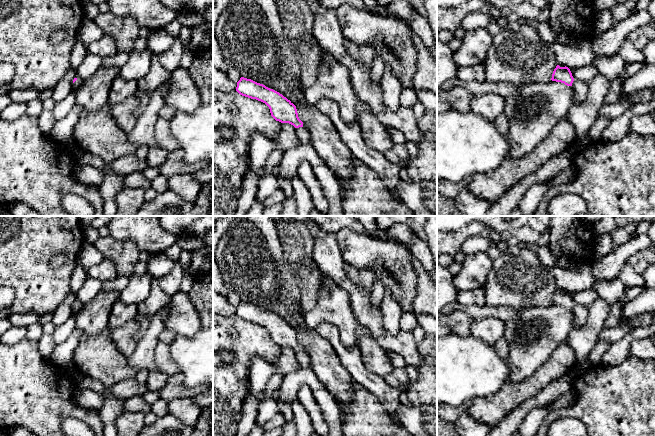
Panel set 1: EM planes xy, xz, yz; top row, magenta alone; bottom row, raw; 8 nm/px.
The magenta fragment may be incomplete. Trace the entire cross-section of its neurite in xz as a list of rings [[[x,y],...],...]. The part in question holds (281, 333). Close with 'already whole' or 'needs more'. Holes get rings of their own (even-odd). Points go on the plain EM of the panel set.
[[[241,301],[237,306],[236,315],[242,320],[265,327],[270,333],[271,340],[276,345],[289,347],[296,352],[301,368],[311,368],[311,359],[303,351],[303,346],[298,341],[296,330],[282,318],[244,301]]]; needs more

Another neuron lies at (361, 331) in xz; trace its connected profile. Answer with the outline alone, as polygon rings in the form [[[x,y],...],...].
[[[358,322],[357,330],[356,330],[356,337],[358,341],[360,341],[364,336],[368,334],[370,334],[370,331],[365,326],[363,326]]]

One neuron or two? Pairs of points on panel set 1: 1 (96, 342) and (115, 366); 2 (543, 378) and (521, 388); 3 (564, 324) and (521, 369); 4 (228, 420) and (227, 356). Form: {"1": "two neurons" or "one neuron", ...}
{"1": "one neuron", "2": "one neuron", "3": "one neuron", "4": "two neurons"}

